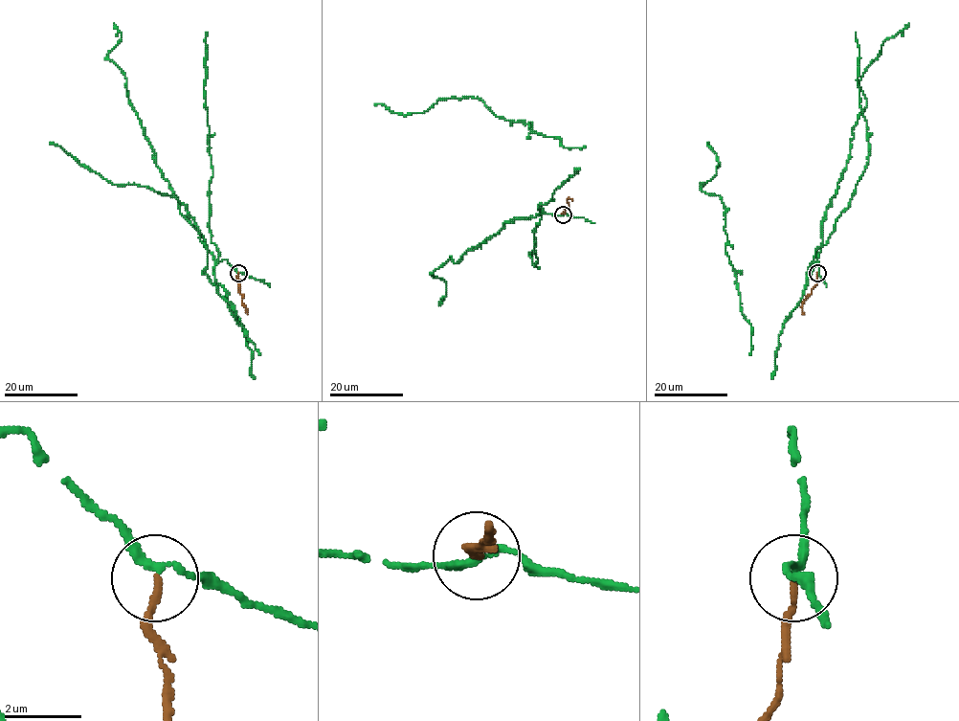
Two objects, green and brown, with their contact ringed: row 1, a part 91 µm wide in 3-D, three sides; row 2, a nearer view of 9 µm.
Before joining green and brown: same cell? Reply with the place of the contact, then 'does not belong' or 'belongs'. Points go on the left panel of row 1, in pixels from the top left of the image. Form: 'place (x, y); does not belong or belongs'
place (238, 273); does not belong

